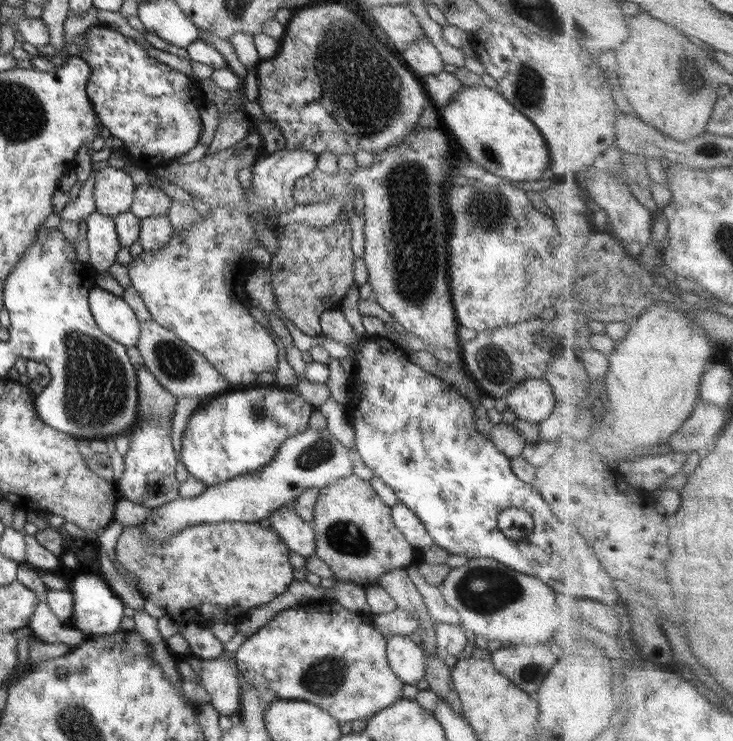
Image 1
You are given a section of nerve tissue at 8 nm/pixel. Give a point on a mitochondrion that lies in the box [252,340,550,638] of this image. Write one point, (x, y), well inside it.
(484, 589)

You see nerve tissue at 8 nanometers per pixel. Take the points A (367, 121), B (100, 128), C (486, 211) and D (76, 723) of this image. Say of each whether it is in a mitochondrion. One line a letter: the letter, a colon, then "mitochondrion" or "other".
A: mitochondrion
B: other
C: mitochondrion
D: mitochondrion

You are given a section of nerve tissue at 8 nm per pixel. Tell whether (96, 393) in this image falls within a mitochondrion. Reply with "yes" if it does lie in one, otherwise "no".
yes

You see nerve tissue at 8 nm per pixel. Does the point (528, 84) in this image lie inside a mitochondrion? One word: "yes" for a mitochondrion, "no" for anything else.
yes

